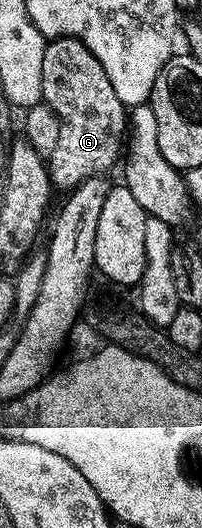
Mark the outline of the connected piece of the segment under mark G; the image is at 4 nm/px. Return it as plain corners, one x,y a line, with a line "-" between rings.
58,36
46,43
41,98
61,120
59,142
47,157
49,181
54,189
78,188
87,178
108,173
108,168
122,159
123,141
127,136
127,106
119,102
119,94
115,94
107,70
99,66
99,58
74,36

